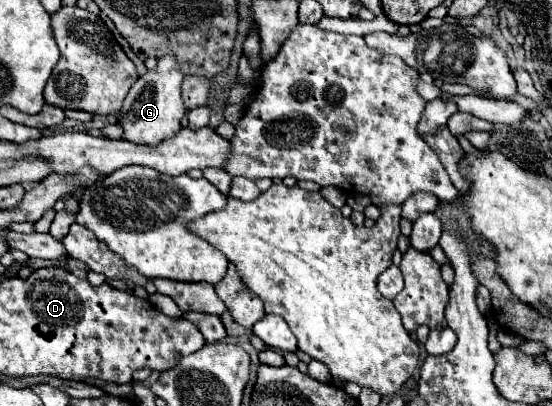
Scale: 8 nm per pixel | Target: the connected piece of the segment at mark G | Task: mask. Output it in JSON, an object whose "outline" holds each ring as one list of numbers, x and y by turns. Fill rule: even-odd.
{"outline":[[172,56,160,58,156,70,148,70,144,76,140,76,130,88,120,108,118,124,124,132,122,138,138,146,158,146,164,140,172,138,182,128,180,120,186,114,180,98,182,80,184,80,184,74,178,70,178,64,176,60,172,60]]}

